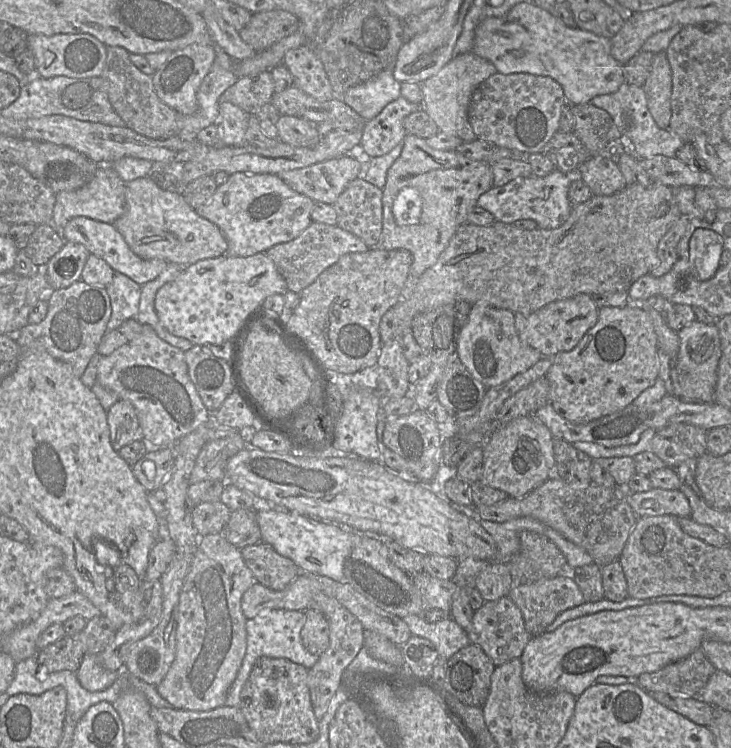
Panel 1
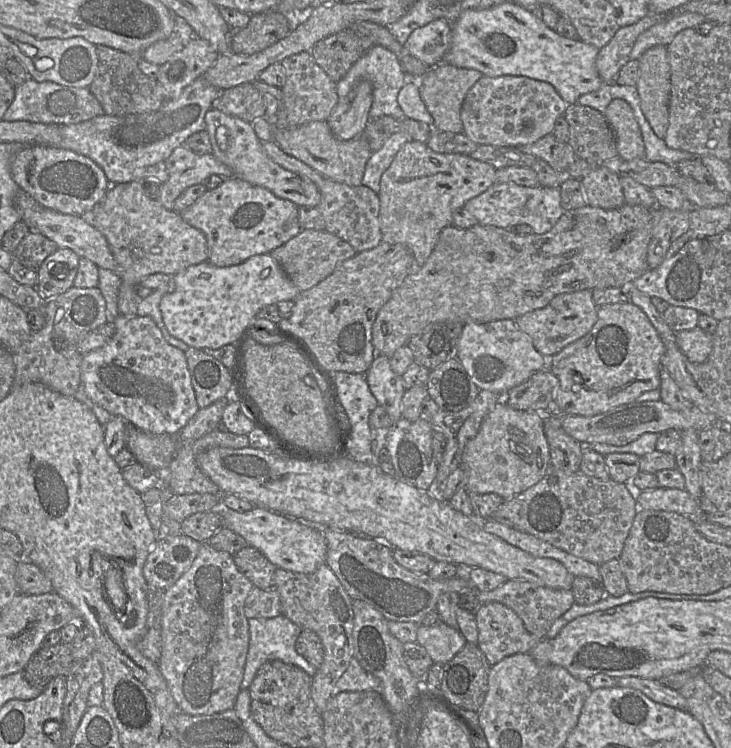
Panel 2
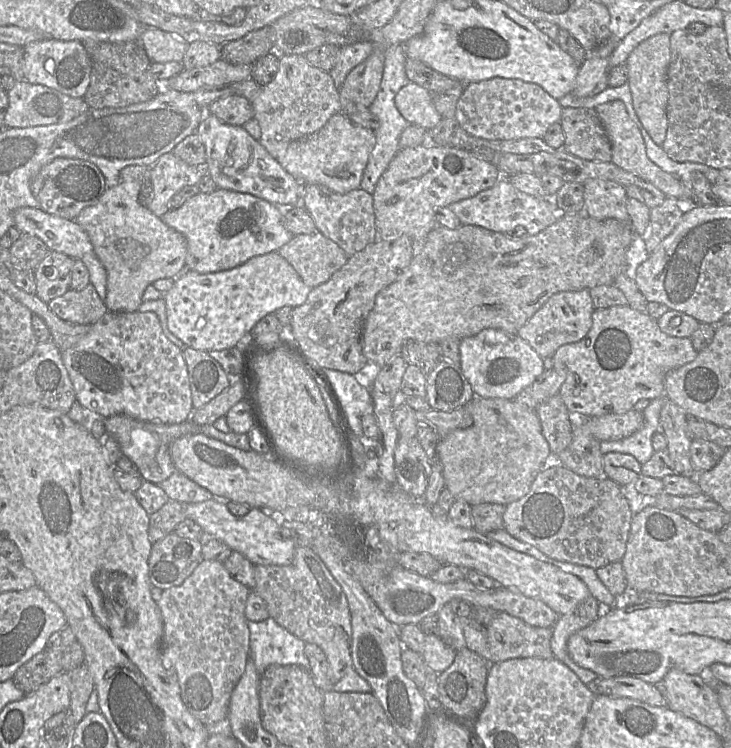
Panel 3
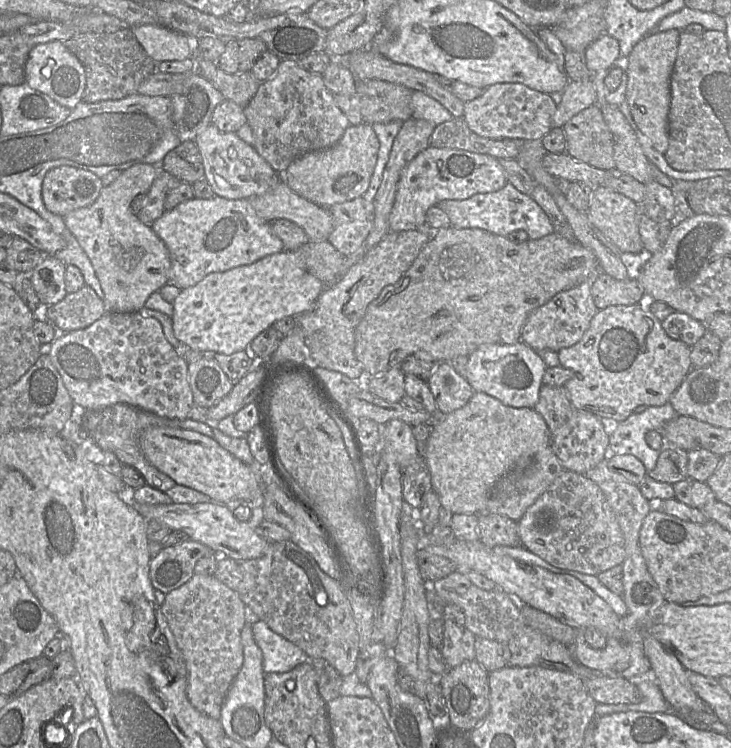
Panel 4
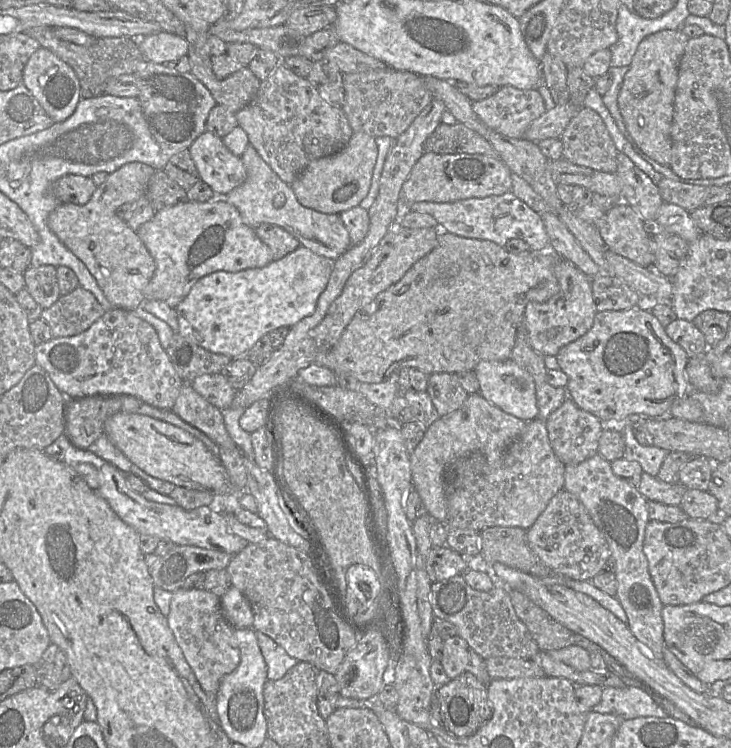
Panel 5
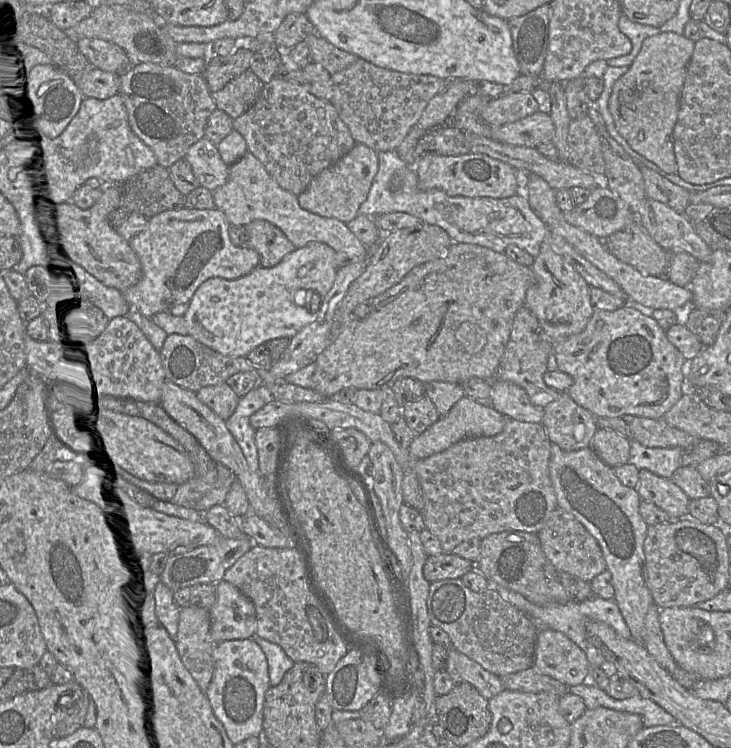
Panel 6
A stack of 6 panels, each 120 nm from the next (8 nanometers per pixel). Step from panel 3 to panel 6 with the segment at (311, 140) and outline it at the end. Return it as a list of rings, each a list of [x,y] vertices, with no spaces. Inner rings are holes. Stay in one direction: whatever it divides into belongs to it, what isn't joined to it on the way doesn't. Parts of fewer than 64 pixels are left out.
[[[356,143],[341,159],[317,174],[300,193],[301,208],[314,214],[336,218],[345,224],[359,215],[360,205],[367,199],[373,178],[378,171],[378,154],[365,144]]]

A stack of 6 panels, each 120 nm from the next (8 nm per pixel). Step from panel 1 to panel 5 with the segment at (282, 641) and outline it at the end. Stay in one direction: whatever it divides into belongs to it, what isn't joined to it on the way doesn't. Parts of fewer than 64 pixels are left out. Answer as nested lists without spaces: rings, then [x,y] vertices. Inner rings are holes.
[[[255,631],[255,635],[267,665],[267,678],[269,680],[276,681],[281,679],[289,669],[299,662],[266,634]]]

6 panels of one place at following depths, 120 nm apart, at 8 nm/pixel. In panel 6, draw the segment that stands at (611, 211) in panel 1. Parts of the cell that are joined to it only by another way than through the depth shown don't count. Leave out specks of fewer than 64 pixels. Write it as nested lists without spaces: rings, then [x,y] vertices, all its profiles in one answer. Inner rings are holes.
[[[453,242],[443,257],[415,266],[399,283],[373,298],[367,317],[355,318],[353,313],[341,332],[317,357],[313,389],[324,397],[333,397],[347,387],[358,390],[390,388],[402,377],[412,377],[425,384],[432,381],[462,383],[473,377],[494,380],[514,316],[525,305],[526,292],[533,281],[532,269],[516,263],[504,252]]]

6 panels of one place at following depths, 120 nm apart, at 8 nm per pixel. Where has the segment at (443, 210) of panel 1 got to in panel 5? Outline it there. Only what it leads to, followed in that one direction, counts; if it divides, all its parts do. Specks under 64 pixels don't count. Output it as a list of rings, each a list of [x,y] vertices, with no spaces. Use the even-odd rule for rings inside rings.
[[[425,151],[402,185],[397,219],[410,211],[415,202],[455,202],[467,198],[502,195],[512,188],[511,170],[497,155],[468,153],[439,154]]]

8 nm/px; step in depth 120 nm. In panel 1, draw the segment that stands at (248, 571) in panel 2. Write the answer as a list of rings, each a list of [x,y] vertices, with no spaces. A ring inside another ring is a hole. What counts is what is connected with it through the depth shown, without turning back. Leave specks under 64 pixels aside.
[[[266,542],[241,549],[245,564],[261,585],[281,591],[287,588],[301,573],[299,567]]]

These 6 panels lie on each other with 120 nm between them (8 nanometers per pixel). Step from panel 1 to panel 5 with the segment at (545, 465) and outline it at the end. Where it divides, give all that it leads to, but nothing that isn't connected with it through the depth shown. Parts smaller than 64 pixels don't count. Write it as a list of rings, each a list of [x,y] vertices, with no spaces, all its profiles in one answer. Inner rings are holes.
[[[471,393],[460,408],[440,416],[426,429],[422,440],[410,454],[410,467],[412,486],[433,520],[446,522],[447,478],[452,474],[452,464],[473,453],[504,453],[525,426],[525,421],[504,412],[479,393]]]

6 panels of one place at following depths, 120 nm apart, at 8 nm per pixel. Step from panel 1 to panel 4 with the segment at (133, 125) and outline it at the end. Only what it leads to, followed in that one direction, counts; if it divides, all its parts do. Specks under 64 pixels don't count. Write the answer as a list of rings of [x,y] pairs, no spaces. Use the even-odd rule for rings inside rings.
[[[132,28],[121,29],[113,33],[80,32],[64,44],[84,67],[86,85],[82,100],[87,103],[118,100],[136,94],[139,85],[156,71],[156,62],[147,55],[137,41]]]

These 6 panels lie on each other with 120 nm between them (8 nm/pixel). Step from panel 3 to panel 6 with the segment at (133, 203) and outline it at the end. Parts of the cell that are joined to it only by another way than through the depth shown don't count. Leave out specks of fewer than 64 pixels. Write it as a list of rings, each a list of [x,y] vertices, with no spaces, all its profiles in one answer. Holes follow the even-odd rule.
[[[102,184],[101,197],[87,209],[79,208],[71,199],[38,203],[34,208],[34,223],[48,246],[78,262],[106,286],[123,292],[140,280],[142,269],[129,242],[108,223],[108,215],[119,208],[120,199],[121,185]]]

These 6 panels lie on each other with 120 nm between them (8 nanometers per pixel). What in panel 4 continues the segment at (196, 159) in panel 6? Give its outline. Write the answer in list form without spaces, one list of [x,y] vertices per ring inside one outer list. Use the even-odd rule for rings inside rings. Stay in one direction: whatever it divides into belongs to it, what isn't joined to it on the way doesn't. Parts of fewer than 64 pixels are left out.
[[[210,123],[195,137],[194,141],[202,157],[204,176],[217,196],[227,199],[249,199],[266,193],[281,181],[280,174],[258,154],[253,145],[244,142],[235,132],[221,132]]]

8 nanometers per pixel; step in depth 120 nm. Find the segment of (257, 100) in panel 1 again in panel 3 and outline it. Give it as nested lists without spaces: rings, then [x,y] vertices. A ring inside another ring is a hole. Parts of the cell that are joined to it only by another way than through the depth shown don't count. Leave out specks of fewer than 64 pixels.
[[[235,94],[212,102],[209,106],[209,113],[226,124],[237,126],[242,126],[254,117],[251,101]]]

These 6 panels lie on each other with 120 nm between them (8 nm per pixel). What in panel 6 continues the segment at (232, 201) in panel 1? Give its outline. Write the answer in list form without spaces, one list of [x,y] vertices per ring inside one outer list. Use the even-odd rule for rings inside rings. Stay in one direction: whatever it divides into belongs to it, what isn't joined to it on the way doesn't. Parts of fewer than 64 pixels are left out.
[[[184,207],[151,217],[147,226],[129,241],[142,269],[140,280],[122,292],[130,309],[151,318],[178,304],[189,304],[197,288],[209,278],[234,280],[261,267],[258,252],[232,244],[229,228],[225,214],[217,208],[198,210]]]

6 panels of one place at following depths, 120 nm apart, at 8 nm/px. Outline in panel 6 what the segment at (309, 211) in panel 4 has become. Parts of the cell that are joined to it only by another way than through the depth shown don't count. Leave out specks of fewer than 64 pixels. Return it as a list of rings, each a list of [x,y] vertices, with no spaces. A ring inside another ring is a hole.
[[[248,150],[238,161],[229,166],[226,183],[211,192],[215,208],[225,214],[231,226],[243,226],[254,220],[266,220],[278,227],[295,248],[310,243],[325,243],[335,251],[335,264],[338,268],[368,260],[369,248],[355,236],[344,222],[301,208],[298,197],[281,188],[263,164]]]

